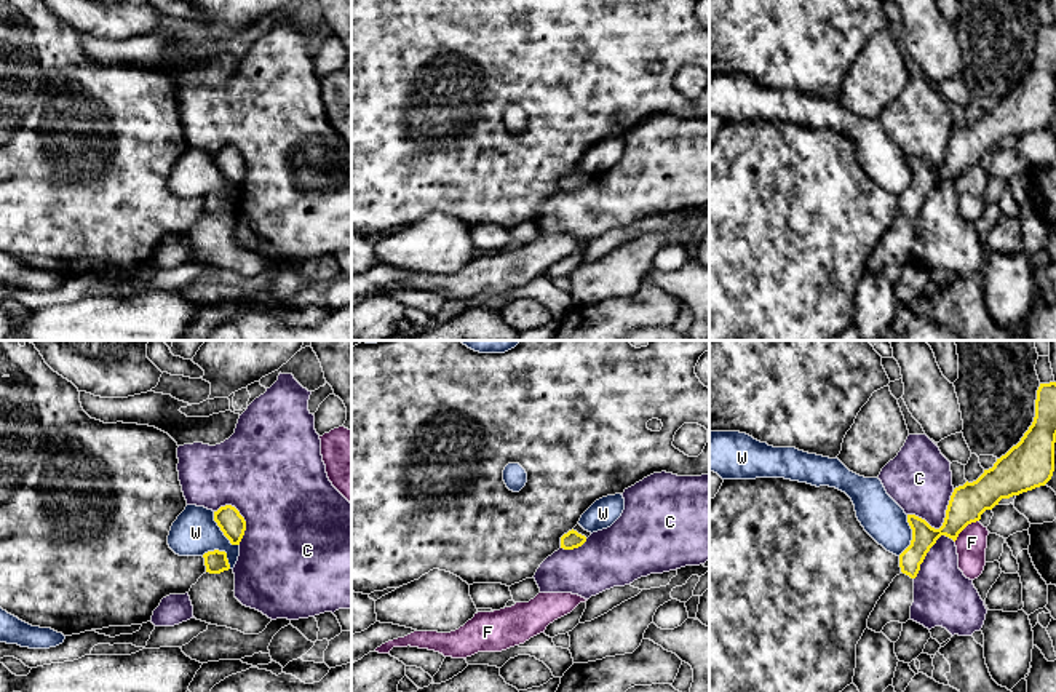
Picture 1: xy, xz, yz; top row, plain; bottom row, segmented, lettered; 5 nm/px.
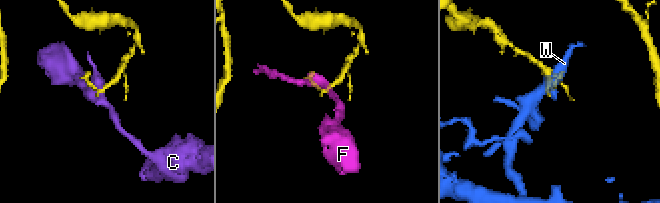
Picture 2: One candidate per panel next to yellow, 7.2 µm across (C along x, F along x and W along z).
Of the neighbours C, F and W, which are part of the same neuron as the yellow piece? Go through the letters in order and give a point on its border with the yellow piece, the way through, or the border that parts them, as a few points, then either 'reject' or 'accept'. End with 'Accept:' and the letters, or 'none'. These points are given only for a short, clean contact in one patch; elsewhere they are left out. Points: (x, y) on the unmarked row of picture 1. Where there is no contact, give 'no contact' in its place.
C: contact yz (943, 167); reject
F: contact yz (965, 168); border yz (978, 162), (972, 163), (954, 182); reject
W: contact yz (913, 178); reject
Accept: none

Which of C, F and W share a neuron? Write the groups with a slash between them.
C / F / W

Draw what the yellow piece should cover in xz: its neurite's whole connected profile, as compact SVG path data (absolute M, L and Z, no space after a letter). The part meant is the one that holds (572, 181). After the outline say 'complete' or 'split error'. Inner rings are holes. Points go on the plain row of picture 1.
M577 166L572 173L561 179L561 190L574 192L582 189L591 174L585 173L580 166Z; split error

